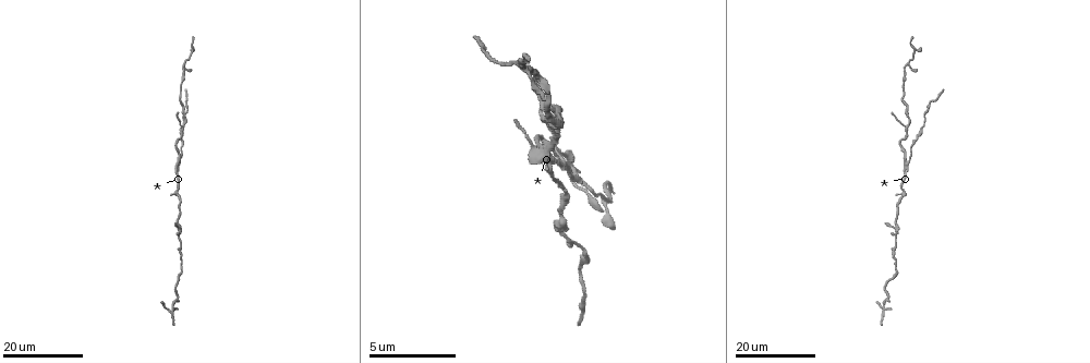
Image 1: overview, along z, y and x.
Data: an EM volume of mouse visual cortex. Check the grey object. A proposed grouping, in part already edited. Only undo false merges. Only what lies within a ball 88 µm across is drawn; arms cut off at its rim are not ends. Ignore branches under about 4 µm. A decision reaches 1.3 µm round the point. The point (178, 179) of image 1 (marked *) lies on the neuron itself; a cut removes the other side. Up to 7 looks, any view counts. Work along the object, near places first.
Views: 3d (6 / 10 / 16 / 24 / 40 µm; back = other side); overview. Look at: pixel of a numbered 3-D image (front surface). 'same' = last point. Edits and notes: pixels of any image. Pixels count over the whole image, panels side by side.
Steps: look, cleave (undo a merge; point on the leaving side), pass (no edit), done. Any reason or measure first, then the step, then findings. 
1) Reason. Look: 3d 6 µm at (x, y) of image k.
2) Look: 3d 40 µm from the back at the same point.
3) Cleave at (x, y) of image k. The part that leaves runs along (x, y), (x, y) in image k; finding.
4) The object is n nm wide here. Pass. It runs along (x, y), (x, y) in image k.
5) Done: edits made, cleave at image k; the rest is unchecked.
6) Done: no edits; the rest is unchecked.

Thin arm on a thick one. Look: 3d 24 µm at (895, 234) of image 1.

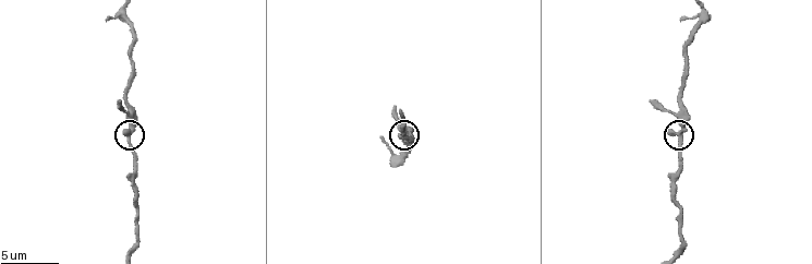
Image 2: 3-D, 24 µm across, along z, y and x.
Look: 3d 10 µm at (681, 130) of image 2.

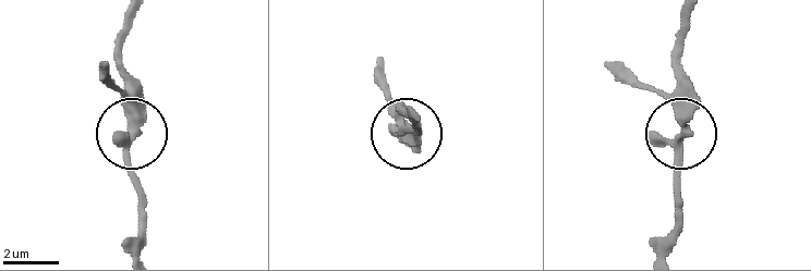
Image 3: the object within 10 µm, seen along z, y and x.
3 arms meet here. Pass. It runs along (134, 17), (122, 46), (122, 109), (136, 226) in image 3; all the same neuron.

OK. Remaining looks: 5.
Three arms meet. Look: 3d 24 µm at (905, 161) of image 1.

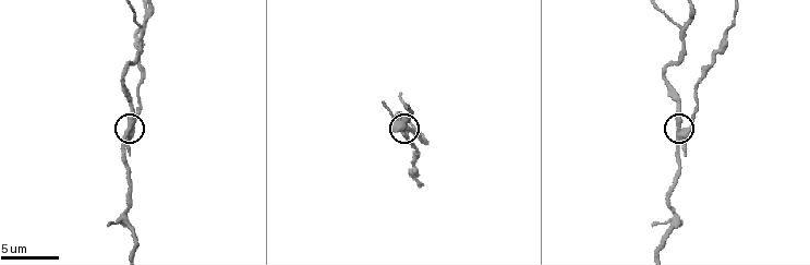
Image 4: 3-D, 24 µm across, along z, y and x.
Look: 3d 10 µm at (679, 128) of image 4.

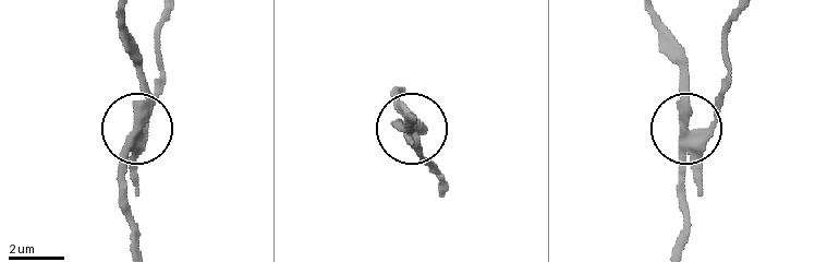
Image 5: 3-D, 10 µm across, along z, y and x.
The side arm is 24 µm long. Cleave at (422, 157) of image 5. The part that leaves runs along (135, 142), (163, 67), (156, 39), (163, 11) in image 5; two neurons meet here.

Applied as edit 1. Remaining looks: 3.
Two arms in line, one across. Look: 3d 16 µm at (885, 304) of image 1.

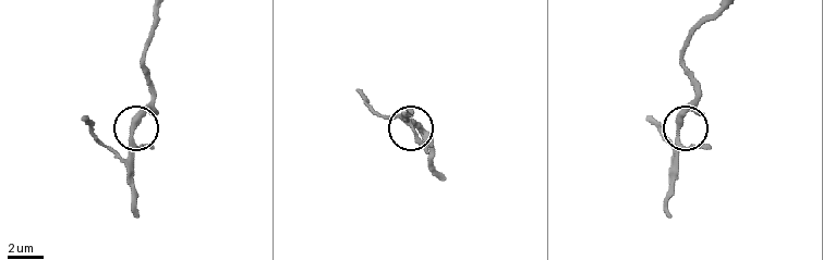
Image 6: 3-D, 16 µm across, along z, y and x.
Look: 3d 10 µm at (677, 132) of image 6.

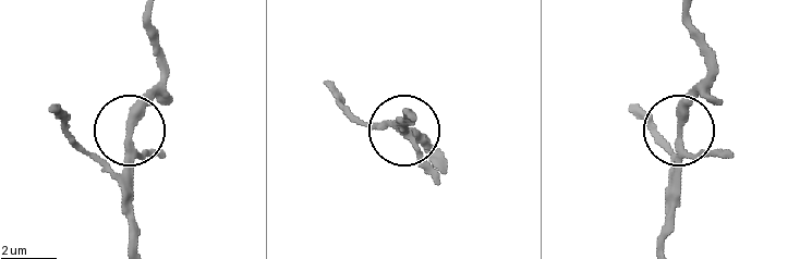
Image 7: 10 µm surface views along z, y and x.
From behind. Look: 3d 10 µm from the back at (131, 127) of image 7.

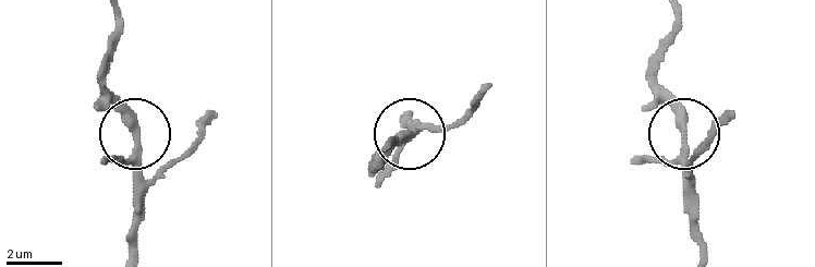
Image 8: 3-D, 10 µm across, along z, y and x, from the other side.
Pass. It runs along (674, 16), (654, 81), (682, 144), (682, 204) in image 8; one neuron here.

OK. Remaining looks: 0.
Done: edits made, cleave at image 5; the rest is unchecked.

